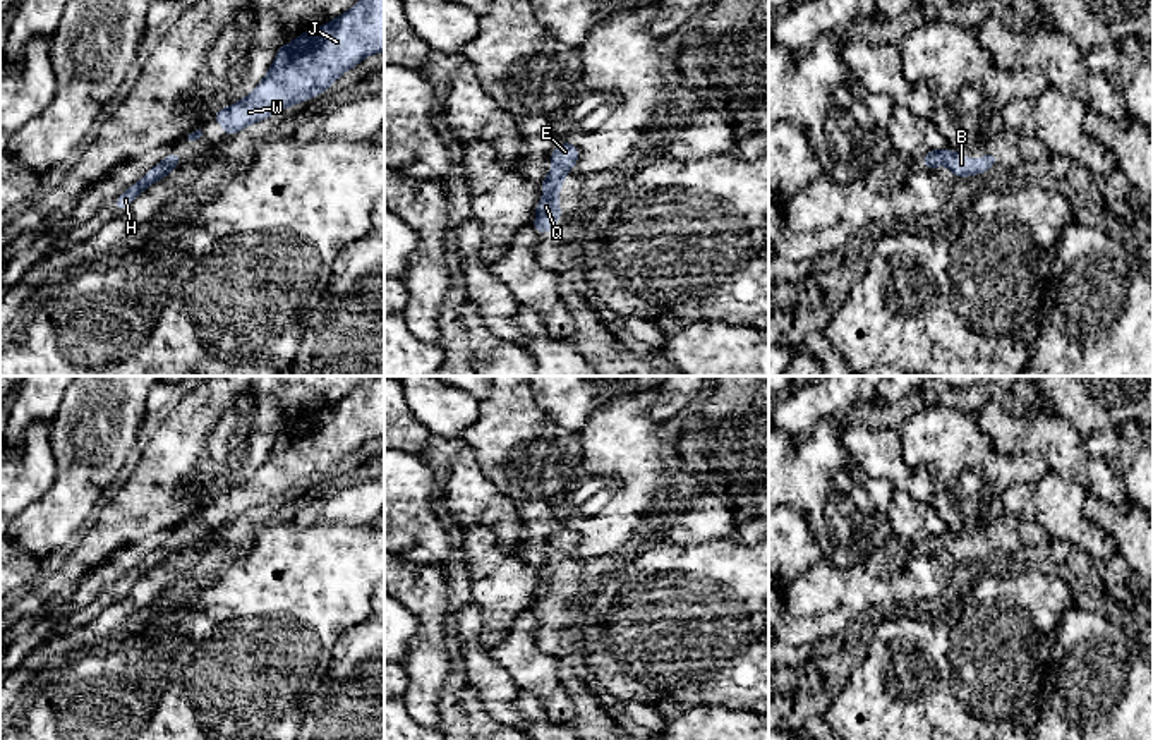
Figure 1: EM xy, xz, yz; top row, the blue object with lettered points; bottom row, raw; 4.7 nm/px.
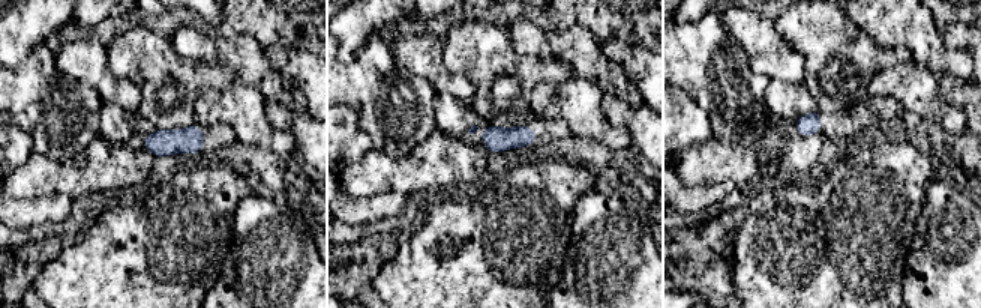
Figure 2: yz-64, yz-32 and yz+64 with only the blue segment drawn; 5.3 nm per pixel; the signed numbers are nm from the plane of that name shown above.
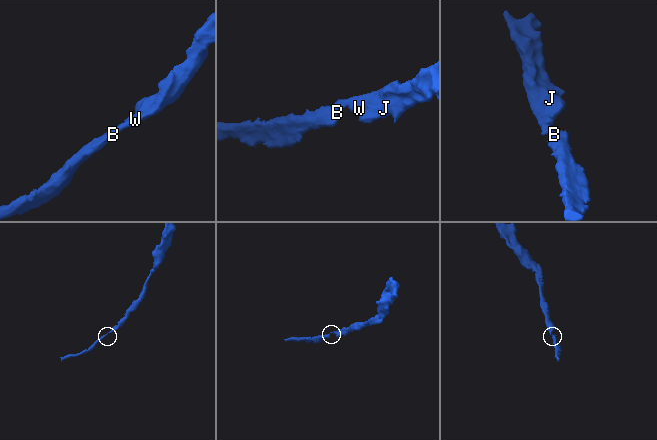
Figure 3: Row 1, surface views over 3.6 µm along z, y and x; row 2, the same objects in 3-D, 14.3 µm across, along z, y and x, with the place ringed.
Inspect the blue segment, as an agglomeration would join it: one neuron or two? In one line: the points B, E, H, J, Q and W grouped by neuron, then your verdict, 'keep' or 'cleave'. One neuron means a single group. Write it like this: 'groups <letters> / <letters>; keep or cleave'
groups B E H J Q W; keep

